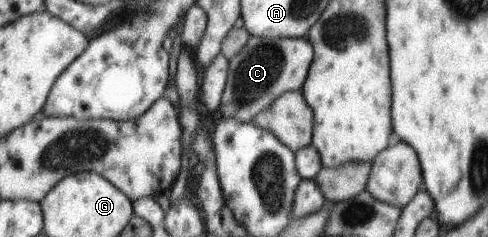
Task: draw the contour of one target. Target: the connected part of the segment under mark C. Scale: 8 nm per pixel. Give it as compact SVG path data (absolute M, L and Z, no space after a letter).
M251 36L247 44L228 61L229 75L218 116L233 117L250 123L285 91L300 91L308 77L314 50L307 38L259 38Z

